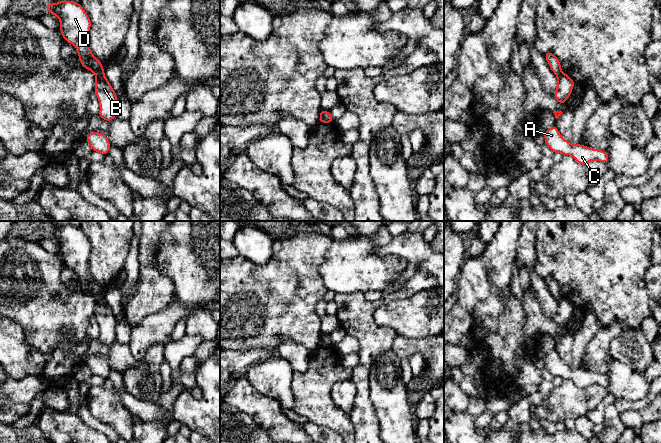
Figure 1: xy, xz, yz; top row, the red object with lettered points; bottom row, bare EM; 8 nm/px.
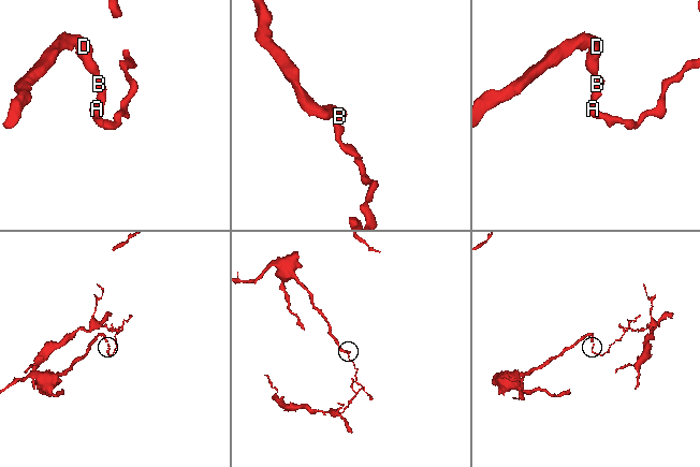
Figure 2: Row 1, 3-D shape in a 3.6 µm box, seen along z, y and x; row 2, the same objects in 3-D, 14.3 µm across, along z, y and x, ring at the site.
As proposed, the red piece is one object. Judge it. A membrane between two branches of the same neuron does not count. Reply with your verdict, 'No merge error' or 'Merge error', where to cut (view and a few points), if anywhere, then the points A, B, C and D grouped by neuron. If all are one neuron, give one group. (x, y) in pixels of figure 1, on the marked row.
Merge error. Split along xy (103, 72), (96, 77). Groups: A B C / D

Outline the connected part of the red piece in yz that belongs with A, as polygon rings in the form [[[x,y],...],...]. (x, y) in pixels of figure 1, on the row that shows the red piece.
[[[553,125],[544,132],[544,139],[546,145],[554,153],[571,155],[579,164],[583,166],[593,160],[601,161],[603,163],[609,162],[609,156],[606,151],[592,149],[582,144],[572,145],[561,136],[556,125]]]

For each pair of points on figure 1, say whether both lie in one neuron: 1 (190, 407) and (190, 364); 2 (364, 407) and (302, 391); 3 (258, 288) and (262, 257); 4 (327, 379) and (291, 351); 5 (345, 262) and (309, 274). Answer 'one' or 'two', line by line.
1: two
2: two
3: two
4: two
5: two

